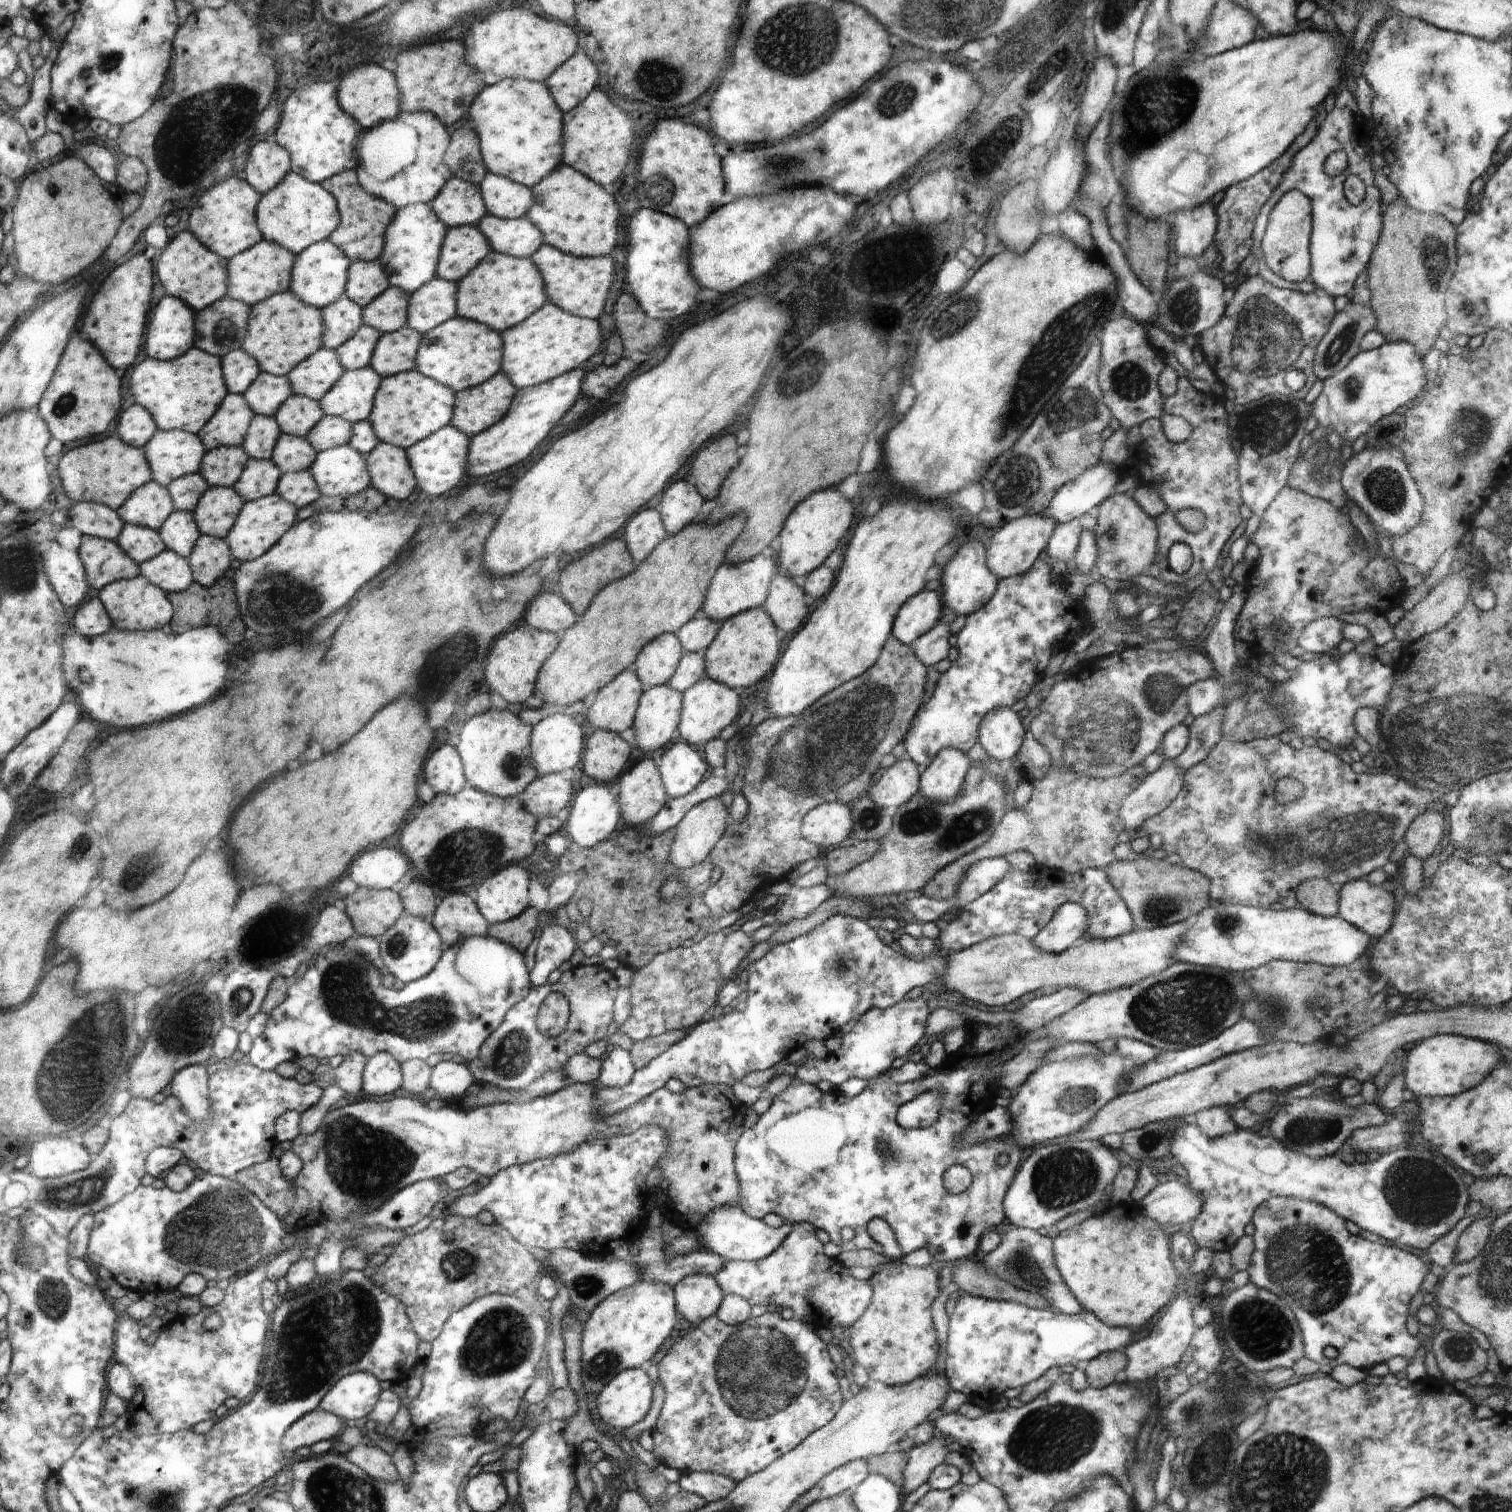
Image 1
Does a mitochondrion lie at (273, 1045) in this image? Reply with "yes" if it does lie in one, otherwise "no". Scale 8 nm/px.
no

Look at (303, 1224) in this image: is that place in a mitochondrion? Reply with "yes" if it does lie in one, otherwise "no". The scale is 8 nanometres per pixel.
no

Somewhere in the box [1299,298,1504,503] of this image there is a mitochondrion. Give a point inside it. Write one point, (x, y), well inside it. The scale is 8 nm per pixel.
(1467, 433)

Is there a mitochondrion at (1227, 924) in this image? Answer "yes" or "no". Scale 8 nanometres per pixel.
yes

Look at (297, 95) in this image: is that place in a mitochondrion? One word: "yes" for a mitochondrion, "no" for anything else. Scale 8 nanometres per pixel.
no

